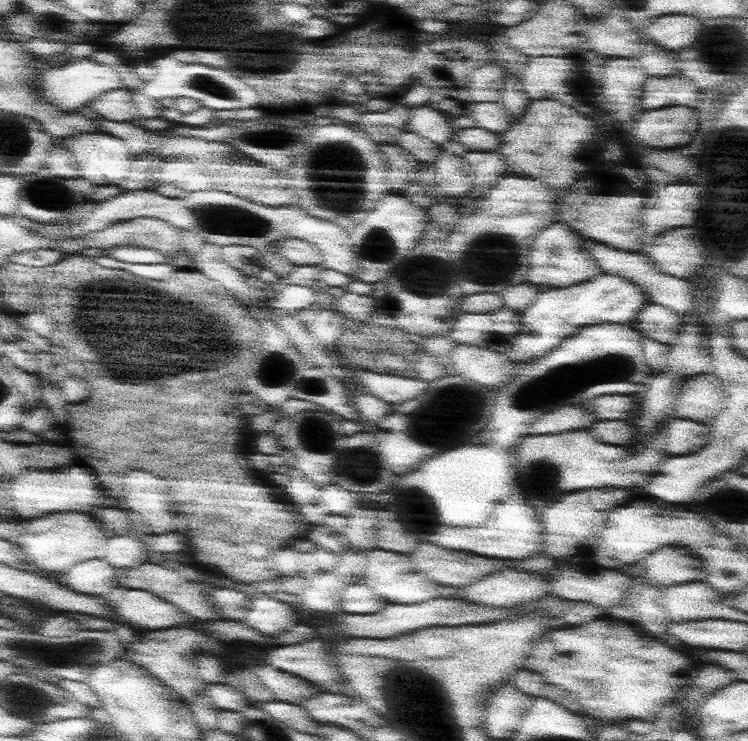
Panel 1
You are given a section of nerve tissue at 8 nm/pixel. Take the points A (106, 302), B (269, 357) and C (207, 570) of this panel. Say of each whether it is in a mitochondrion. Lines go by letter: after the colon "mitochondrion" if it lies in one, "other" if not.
A: mitochondrion
B: mitochondrion
C: other

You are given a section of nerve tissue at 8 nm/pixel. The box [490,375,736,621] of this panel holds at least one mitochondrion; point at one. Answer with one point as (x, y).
(548, 473)

